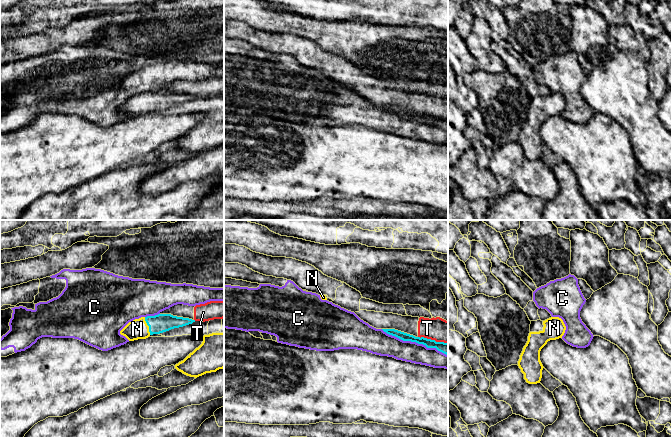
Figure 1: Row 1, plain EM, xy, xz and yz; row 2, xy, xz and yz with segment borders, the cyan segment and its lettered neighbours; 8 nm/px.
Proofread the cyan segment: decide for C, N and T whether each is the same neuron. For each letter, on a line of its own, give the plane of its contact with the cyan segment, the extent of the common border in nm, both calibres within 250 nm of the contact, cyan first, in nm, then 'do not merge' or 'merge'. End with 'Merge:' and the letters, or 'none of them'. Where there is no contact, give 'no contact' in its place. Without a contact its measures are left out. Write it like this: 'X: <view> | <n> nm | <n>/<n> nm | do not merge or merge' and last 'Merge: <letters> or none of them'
C: xz | 600 nm | 80/190 nm | do not merge
N: xy | 150 nm | 150/160 nm | merge
T: xz | 240 nm | 100/190 nm | do not merge
Merge: N

